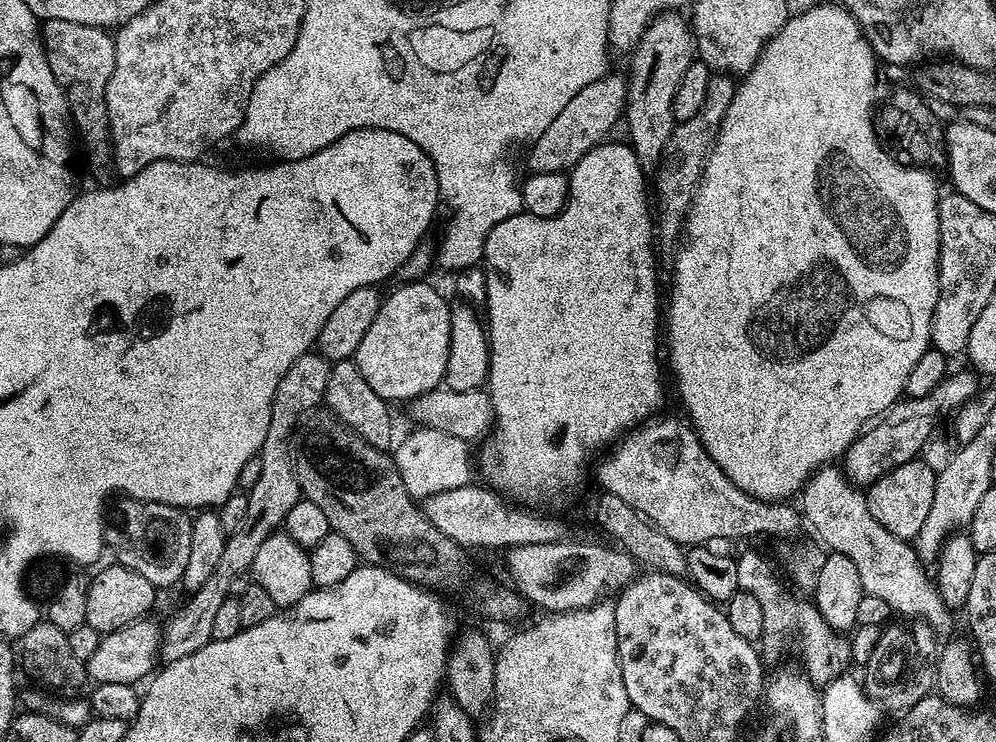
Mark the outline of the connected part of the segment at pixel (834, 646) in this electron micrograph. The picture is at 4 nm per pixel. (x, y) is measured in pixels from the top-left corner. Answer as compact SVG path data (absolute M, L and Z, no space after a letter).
M748 550L738 556L735 561L738 566L737 579L740 591L753 595L762 606L763 634L760 639L760 653L764 662L771 664L772 661L778 659L784 650L784 643L791 636L796 636L796 652L800 655L801 664L799 664L799 667L814 685L825 686L839 676L845 675L849 671L848 664L853 663L852 646L849 637L835 632L826 622L826 618L822 618L822 614L811 599L795 600L794 597L790 596L772 572L769 562L762 555Z

